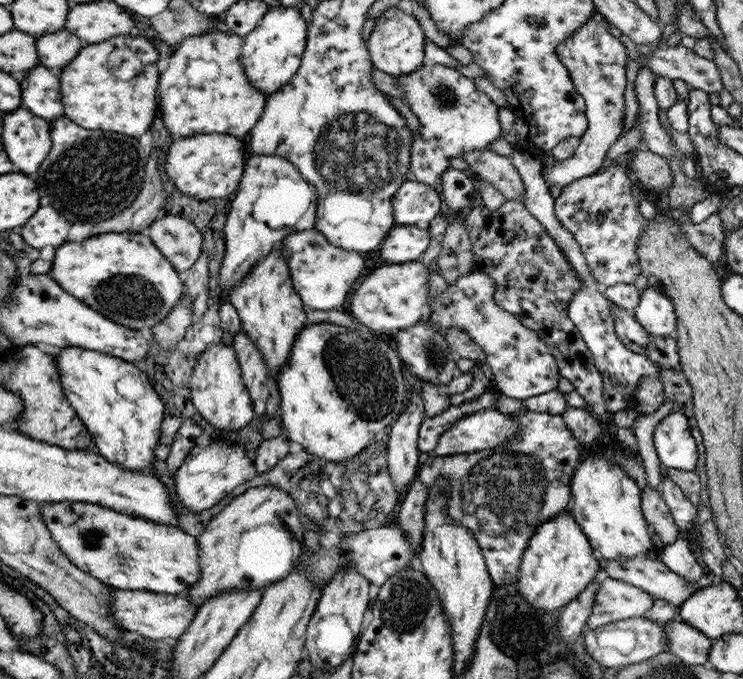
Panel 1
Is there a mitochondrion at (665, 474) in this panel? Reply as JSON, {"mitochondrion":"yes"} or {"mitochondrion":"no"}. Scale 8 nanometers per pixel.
{"mitochondrion":"no"}

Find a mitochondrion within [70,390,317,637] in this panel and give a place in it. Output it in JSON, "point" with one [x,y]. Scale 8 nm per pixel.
{"point":[92,537]}

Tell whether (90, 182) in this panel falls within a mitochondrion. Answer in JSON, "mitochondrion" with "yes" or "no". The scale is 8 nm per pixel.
{"mitochondrion":"yes"}

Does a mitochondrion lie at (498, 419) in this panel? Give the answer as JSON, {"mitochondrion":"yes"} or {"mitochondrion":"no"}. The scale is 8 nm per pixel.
{"mitochondrion":"no"}

